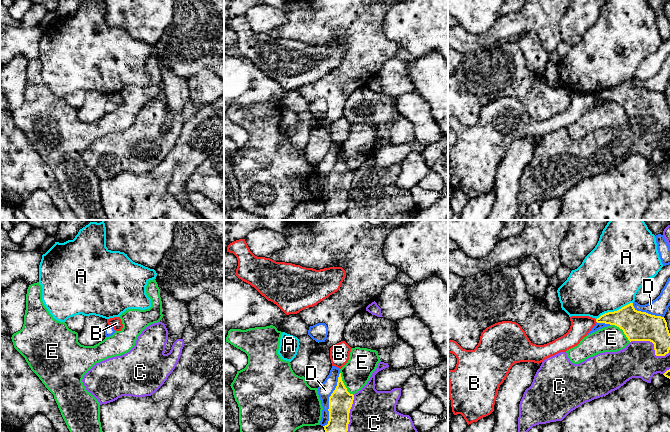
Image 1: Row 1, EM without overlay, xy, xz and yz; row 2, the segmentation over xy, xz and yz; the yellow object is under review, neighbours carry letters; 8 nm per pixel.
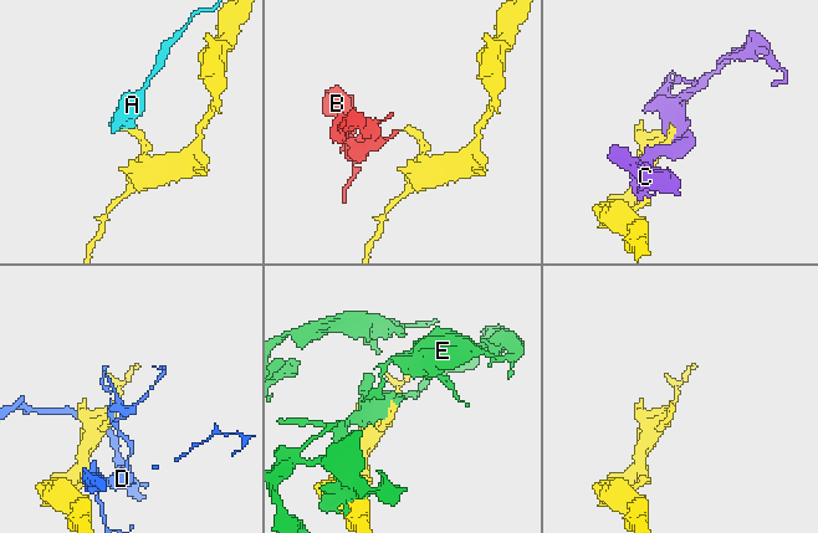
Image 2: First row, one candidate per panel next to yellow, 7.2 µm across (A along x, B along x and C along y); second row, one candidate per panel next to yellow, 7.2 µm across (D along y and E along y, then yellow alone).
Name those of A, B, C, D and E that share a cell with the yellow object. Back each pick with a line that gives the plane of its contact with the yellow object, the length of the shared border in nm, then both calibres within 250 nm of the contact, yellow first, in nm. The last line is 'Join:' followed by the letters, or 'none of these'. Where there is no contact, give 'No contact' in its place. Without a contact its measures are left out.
Join: none of these

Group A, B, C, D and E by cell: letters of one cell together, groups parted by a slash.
A / B / C / D / E

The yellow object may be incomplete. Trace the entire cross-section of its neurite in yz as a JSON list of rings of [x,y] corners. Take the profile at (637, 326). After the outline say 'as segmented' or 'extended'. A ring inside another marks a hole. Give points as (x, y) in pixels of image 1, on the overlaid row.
[[[633,303],[601,315],[596,322],[619,327],[630,342],[652,342],[656,356],[665,356],[669,353],[670,333],[665,318],[637,311]]]; as segmented

